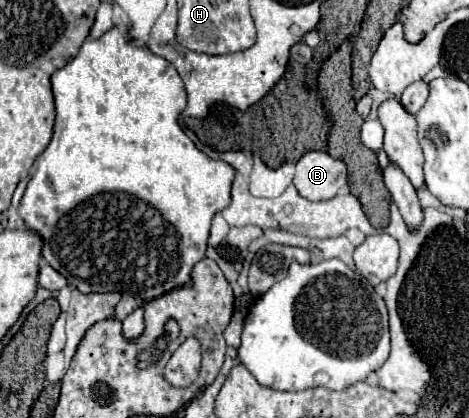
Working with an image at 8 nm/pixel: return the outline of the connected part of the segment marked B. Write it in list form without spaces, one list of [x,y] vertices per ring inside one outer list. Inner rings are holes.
[[[308,151],[296,163],[294,185],[310,201],[332,199],[346,181],[344,161],[330,157],[326,151]]]

